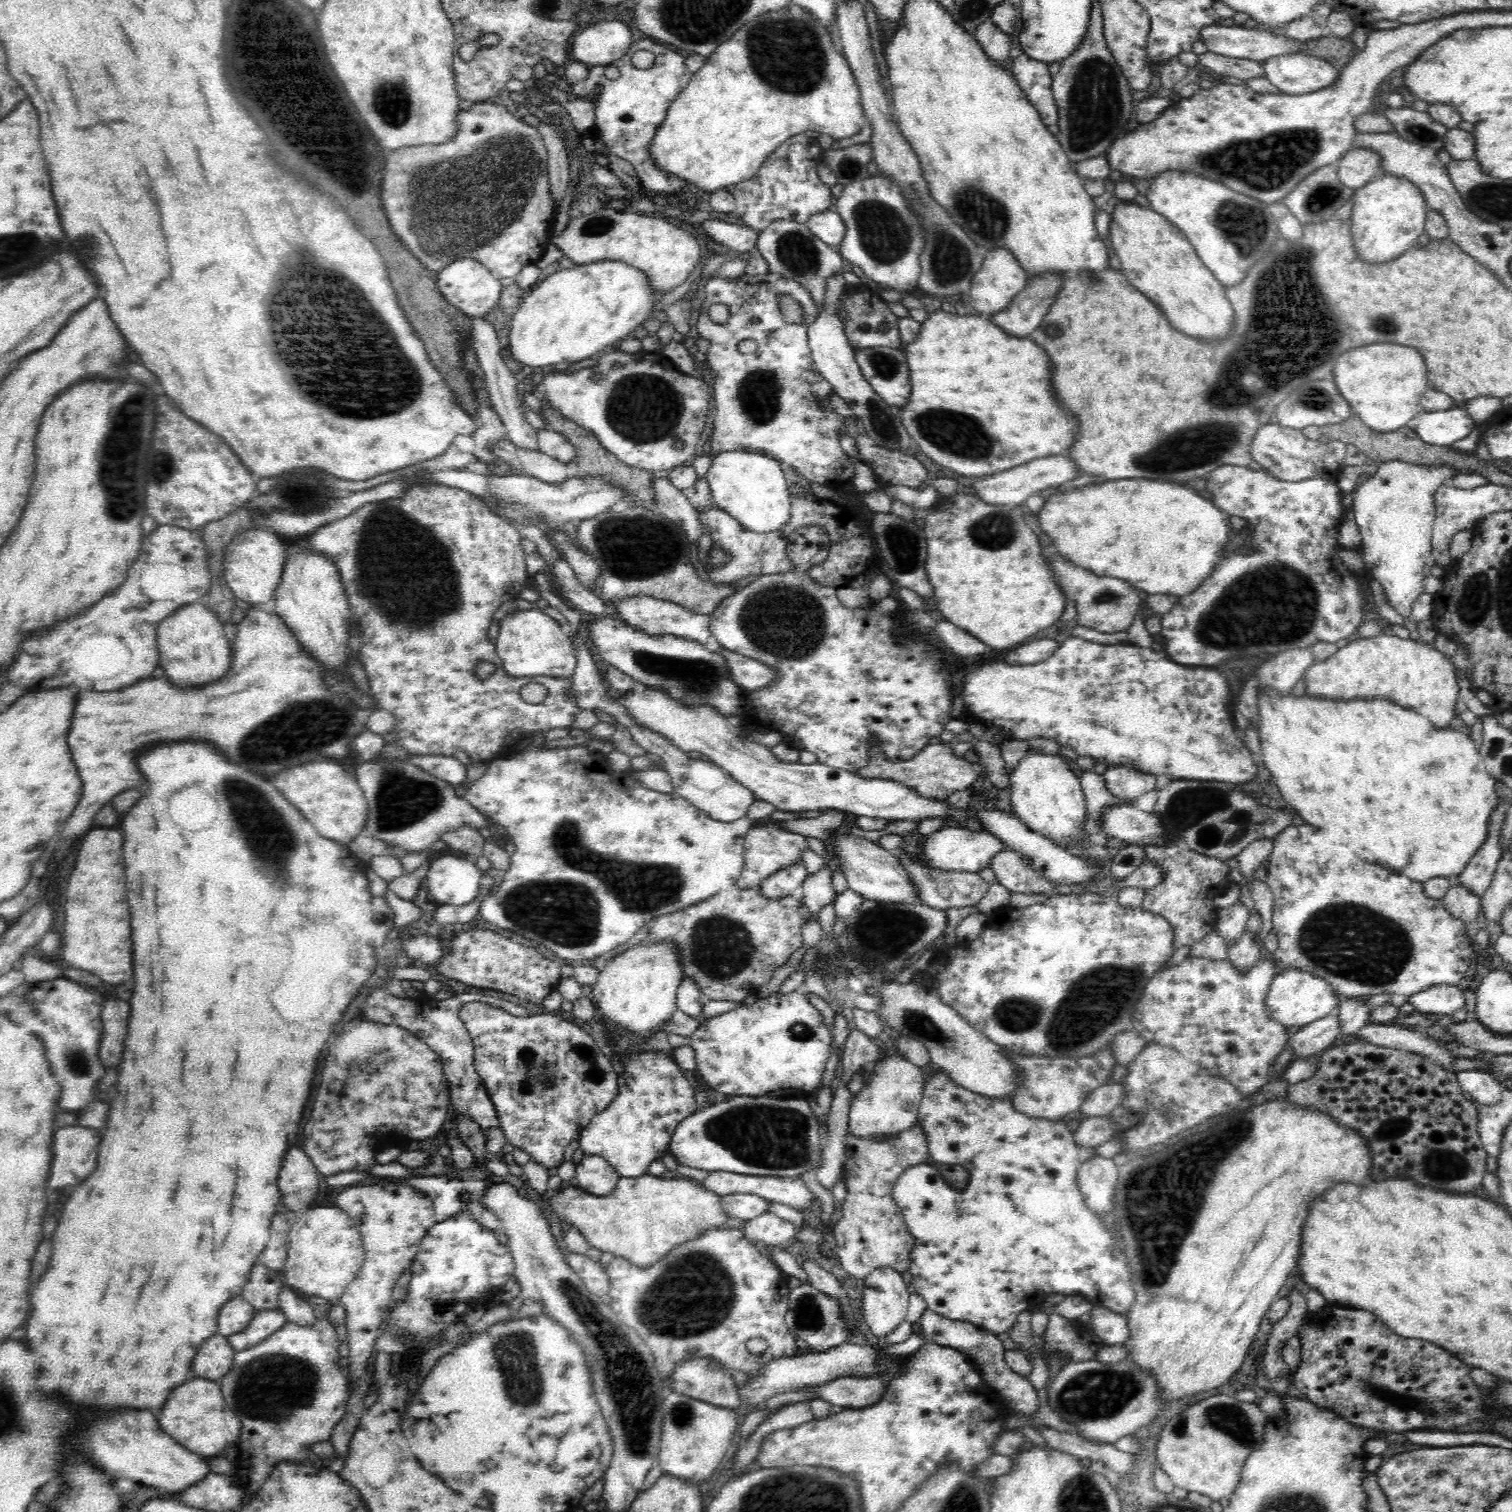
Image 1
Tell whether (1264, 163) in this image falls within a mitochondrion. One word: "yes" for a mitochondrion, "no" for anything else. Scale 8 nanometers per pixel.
yes

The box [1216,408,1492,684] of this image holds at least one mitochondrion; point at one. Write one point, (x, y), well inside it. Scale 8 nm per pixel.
(1462, 606)

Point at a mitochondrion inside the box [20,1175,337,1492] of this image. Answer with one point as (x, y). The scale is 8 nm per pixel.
(263, 1374)

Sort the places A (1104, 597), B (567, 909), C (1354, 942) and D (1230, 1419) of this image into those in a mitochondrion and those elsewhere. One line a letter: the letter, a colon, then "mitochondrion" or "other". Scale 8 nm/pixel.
A: mitochondrion
B: mitochondrion
C: mitochondrion
D: mitochondrion

